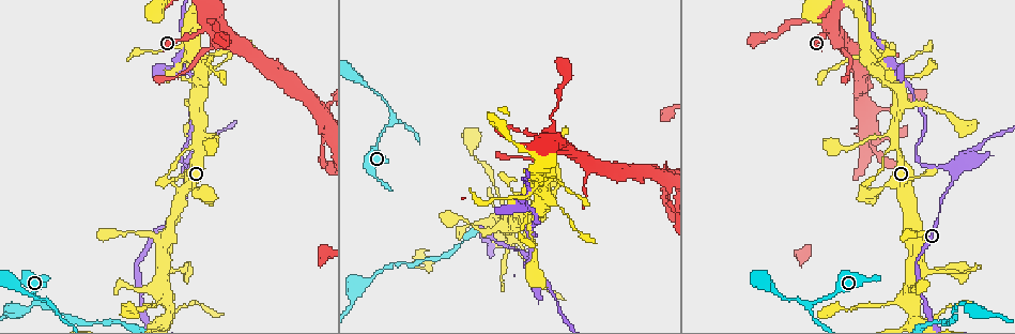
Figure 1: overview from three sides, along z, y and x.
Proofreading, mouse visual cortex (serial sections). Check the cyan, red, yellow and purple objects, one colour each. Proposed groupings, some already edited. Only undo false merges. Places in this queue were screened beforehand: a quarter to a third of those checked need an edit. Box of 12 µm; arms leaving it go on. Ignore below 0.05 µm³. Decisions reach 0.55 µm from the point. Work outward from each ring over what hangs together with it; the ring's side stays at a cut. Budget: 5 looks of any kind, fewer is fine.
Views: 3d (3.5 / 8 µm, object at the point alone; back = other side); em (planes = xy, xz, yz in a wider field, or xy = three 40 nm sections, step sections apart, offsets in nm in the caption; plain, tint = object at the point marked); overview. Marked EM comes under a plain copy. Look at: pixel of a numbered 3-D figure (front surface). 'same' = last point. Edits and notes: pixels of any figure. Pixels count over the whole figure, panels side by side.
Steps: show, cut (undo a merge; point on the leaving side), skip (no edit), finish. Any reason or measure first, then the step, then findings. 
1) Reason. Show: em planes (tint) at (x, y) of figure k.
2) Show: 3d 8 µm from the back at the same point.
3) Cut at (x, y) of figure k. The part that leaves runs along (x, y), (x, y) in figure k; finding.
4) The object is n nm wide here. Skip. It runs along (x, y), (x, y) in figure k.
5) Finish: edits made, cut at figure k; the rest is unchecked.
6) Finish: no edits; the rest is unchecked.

Side arm on a straight run. Show: 3d 8 µm at (183, 169) of figure 1.

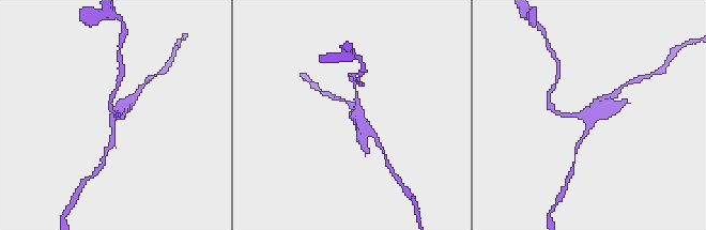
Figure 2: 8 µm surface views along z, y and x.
3 arms meet here; the arms are 150, 150, 450 nm wide; need the tissue. Show: em planes (tint) at (112, 117) of figure 2.

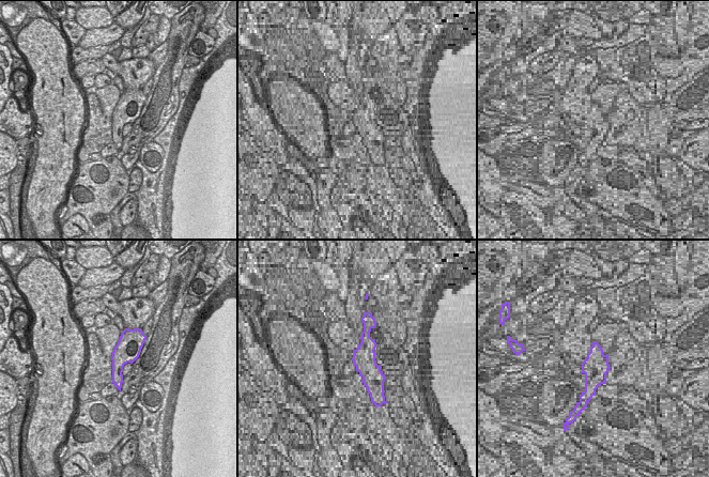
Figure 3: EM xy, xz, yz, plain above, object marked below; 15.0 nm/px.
Cut at (564, 114) of figure 2. The part that leaves runs along (584, 117), (555, 112), (550, 101) in figure 2; two cells meet here.

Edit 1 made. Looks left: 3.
Three-way junction. Show: 3d 3.5 µm from the back at (51, 301) of figure 1.

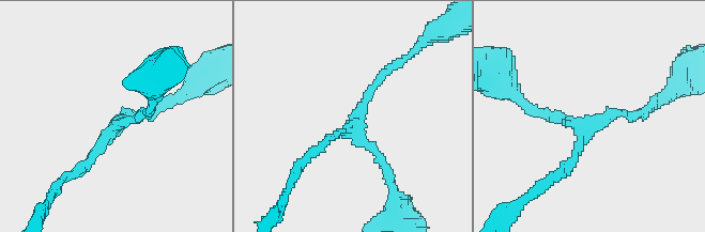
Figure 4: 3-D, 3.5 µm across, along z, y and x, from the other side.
3 arms meet here; the arms are 150, 150, 150 nm wide. Show: em xy step 1 (tint) at (119, 123) of figure 4.

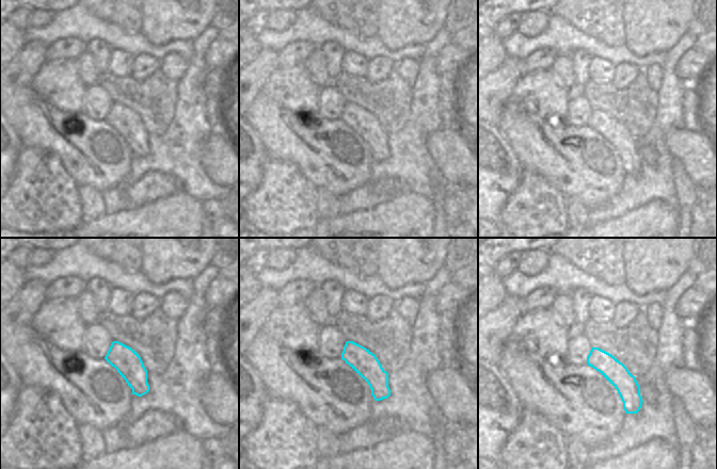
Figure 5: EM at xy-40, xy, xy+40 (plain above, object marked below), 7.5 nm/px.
Skip. It runs along (395, 187), (358, 138), (362, 102), (384, 72) in figure 4; one cell here.

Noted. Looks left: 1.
Finish: edits made, cut at figure 2; the rest is unchecked.

